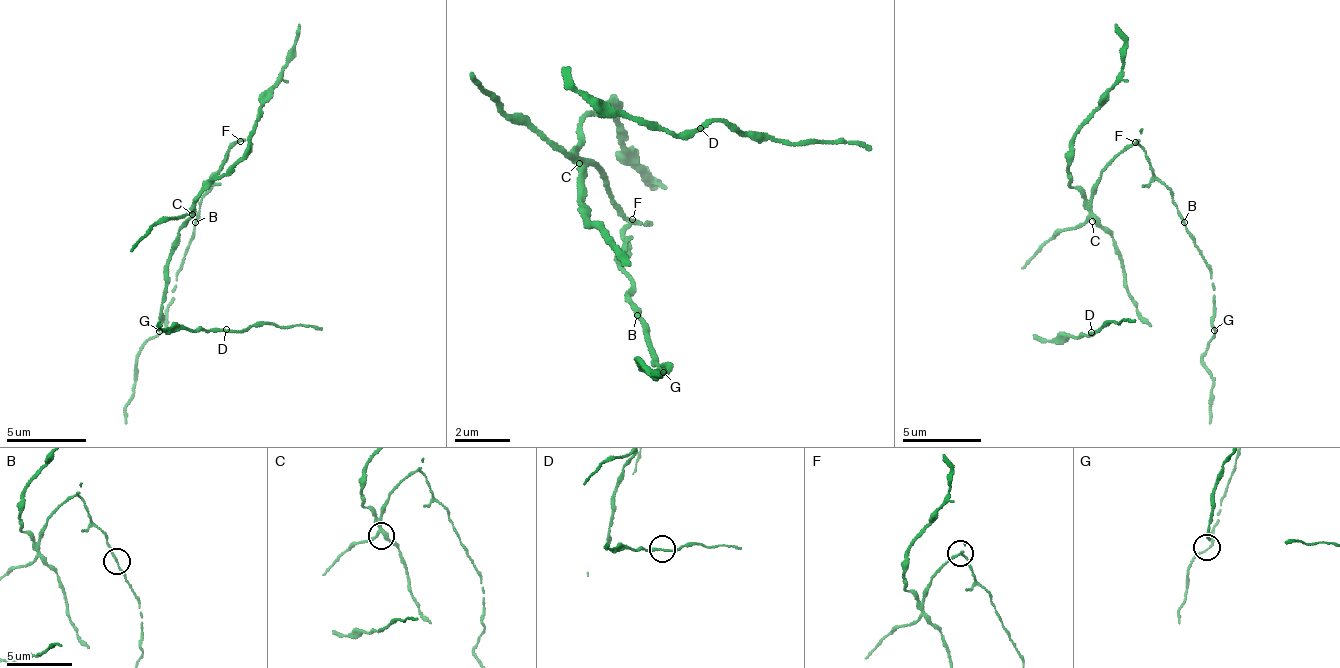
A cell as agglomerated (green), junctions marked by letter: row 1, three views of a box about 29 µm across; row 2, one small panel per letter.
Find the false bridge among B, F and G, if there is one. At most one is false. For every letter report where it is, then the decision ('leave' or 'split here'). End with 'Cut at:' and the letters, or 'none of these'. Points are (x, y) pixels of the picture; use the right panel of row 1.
B: at (1184, 222); leave
F: at (1135, 142); split here
G: at (1214, 330); leave
Cut at: F

